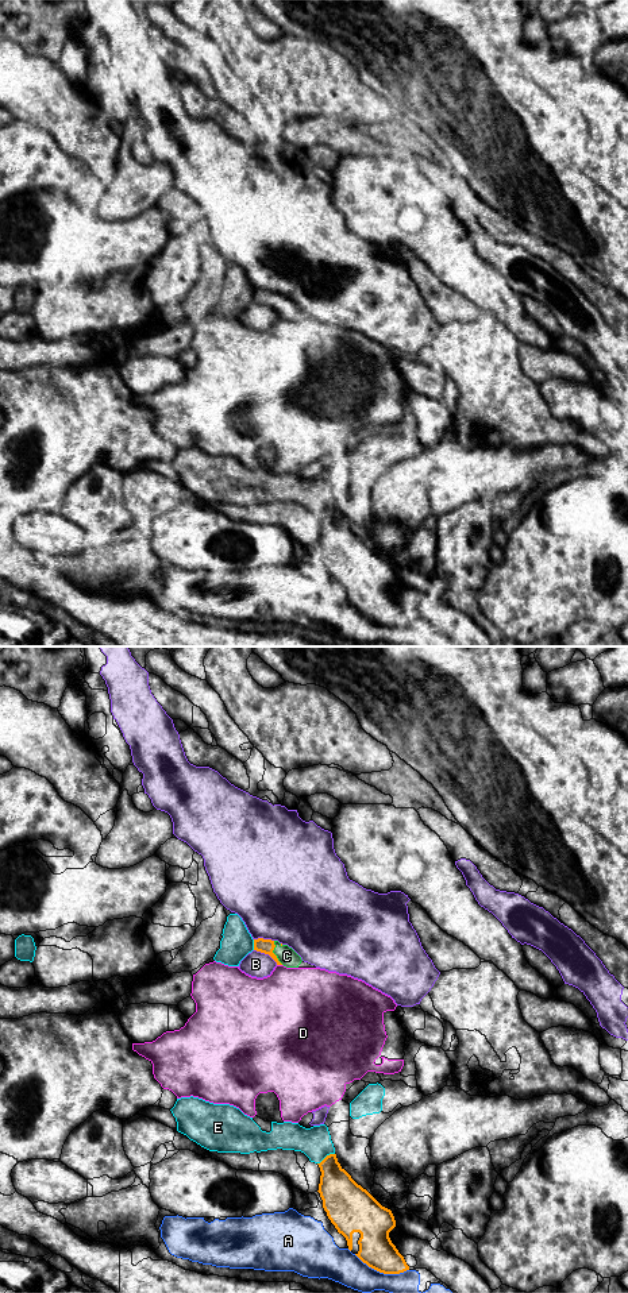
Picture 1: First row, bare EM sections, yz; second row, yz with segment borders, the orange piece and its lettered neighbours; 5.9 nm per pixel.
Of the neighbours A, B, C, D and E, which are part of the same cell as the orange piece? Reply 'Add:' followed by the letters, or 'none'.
Add: C

